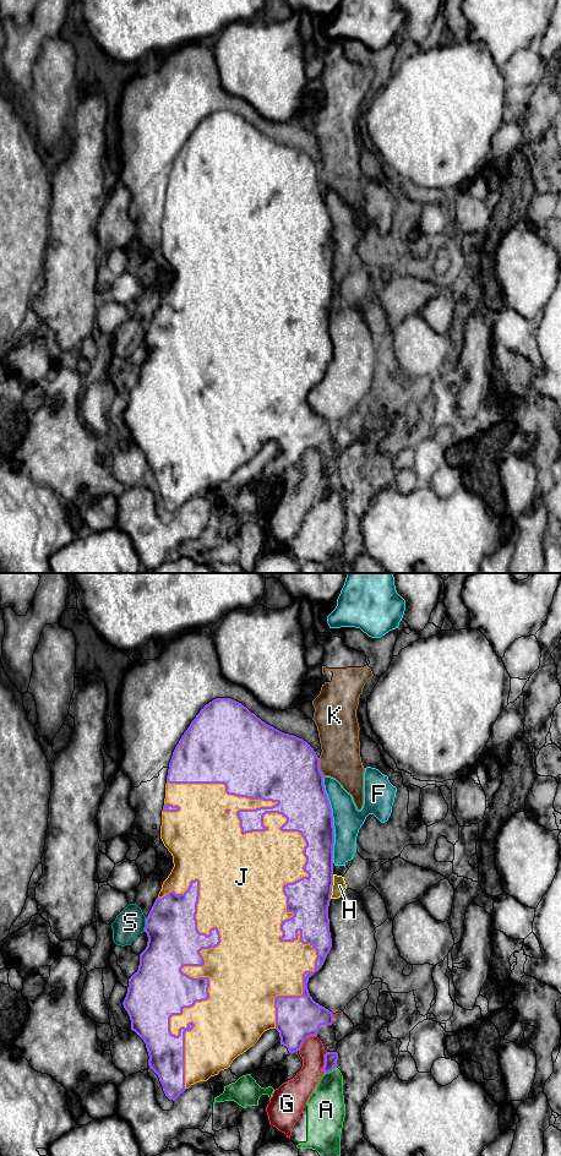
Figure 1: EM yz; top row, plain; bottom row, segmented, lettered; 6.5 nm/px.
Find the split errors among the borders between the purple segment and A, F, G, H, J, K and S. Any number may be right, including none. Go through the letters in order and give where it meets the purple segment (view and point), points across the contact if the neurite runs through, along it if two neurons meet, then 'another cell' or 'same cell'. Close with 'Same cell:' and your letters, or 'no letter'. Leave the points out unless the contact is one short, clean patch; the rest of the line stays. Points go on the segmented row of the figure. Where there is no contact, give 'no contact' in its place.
A: contact yz (330, 1070); another cell
F: contact yz (332, 821); another cell
G: contact yz (325, 1063); another cell
H: contact yz (331, 887); another cell
J: contact yz (301, 835); same cell
K: contact yz (319, 768); border yz (319, 758), (319, 768), (323, 776); another cell
S: contact yz (146, 925); border yz (147, 917), (143, 931); another cell
Same cell: J

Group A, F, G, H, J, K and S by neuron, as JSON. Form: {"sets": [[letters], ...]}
{"sets": [["A"], ["F", "H"], ["G"], ["J"], ["K"], ["S"]]}

